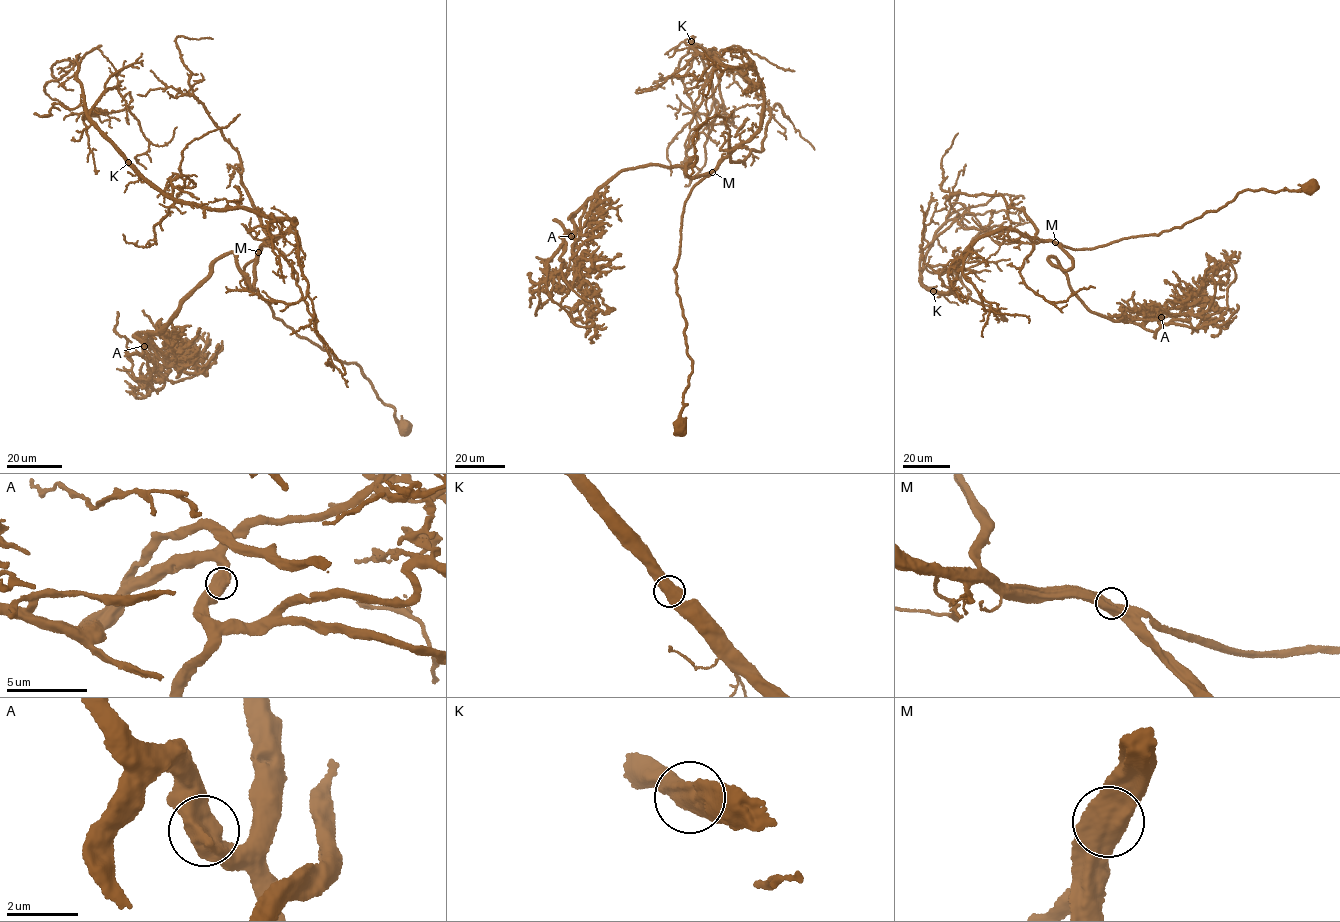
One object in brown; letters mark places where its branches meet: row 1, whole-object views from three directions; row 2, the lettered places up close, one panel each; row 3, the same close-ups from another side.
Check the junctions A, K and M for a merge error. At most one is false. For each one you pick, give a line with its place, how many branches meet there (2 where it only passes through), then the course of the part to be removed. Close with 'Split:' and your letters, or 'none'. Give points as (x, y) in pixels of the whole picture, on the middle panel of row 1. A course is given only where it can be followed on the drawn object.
Split: none

